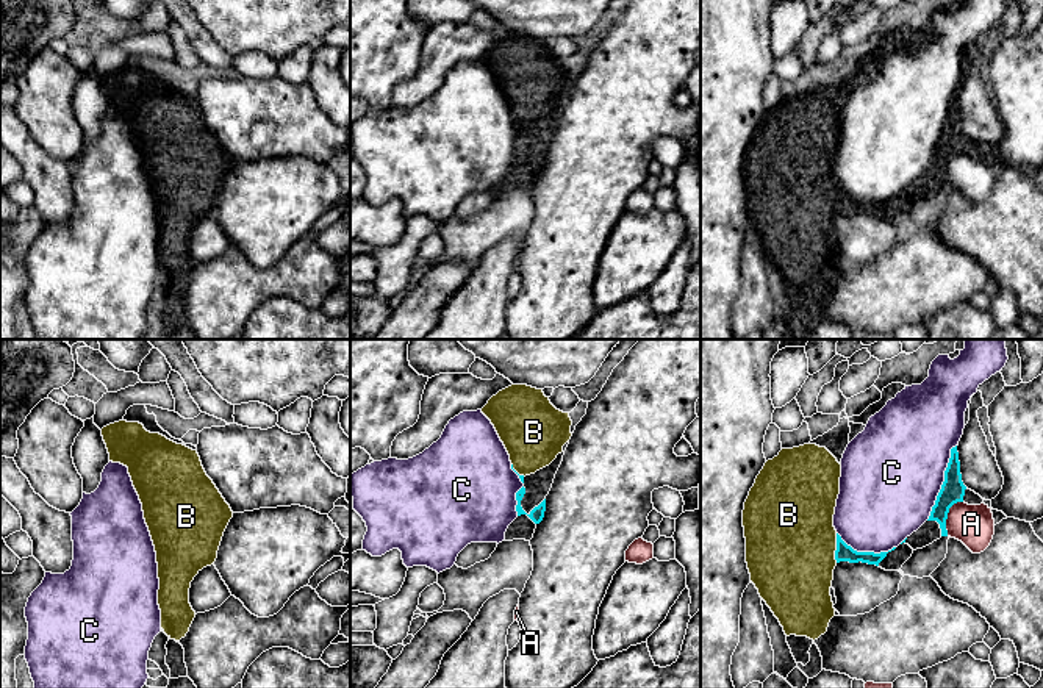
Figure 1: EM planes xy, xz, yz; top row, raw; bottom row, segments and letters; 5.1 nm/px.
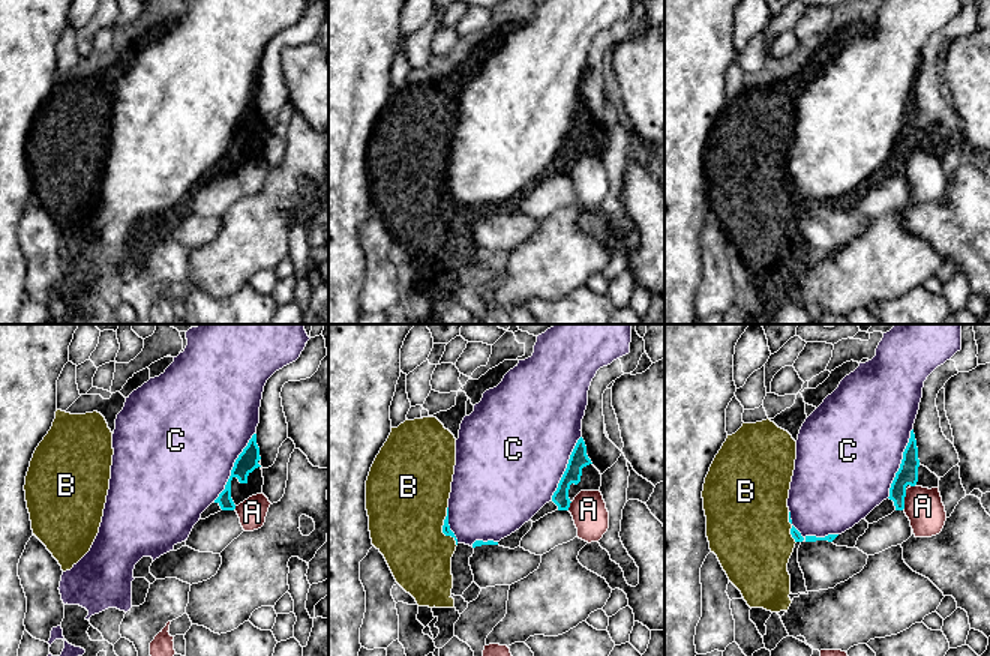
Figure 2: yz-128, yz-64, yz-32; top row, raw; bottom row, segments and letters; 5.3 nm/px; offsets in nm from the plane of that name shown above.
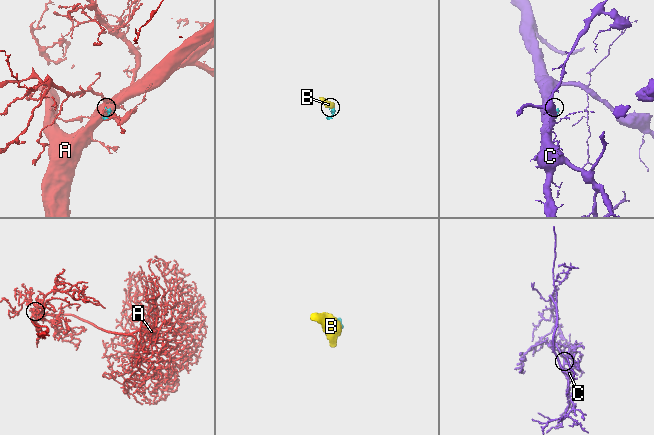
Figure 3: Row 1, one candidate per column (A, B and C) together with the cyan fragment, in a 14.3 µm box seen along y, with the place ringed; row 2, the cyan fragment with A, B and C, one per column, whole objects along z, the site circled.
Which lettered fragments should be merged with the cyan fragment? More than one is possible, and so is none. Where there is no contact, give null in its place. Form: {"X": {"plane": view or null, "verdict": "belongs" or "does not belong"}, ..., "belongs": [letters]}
{"A": {"plane": "yz", "verdict": "does not belong"}, "B": {"plane": "yz", "verdict": "belongs"}, "C": {"plane": "yz", "verdict": "does not belong"}, "belongs": ["B"]}

